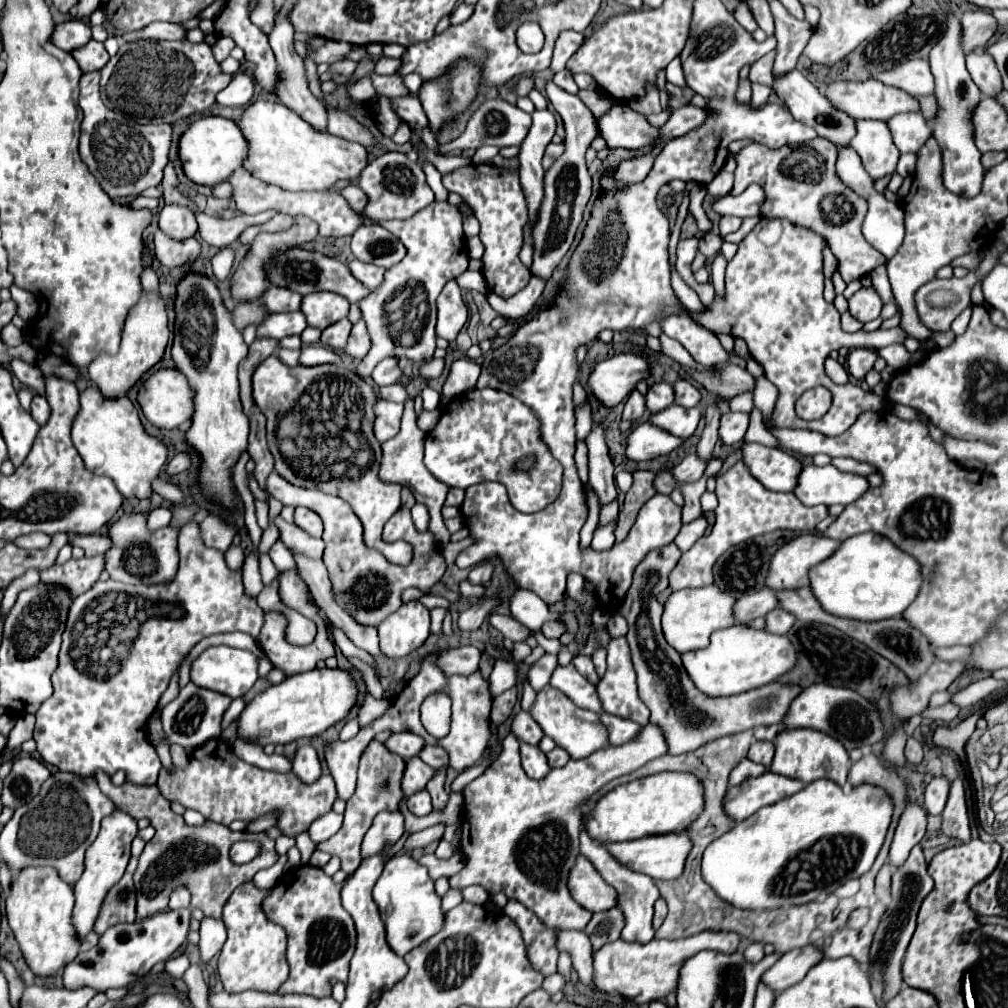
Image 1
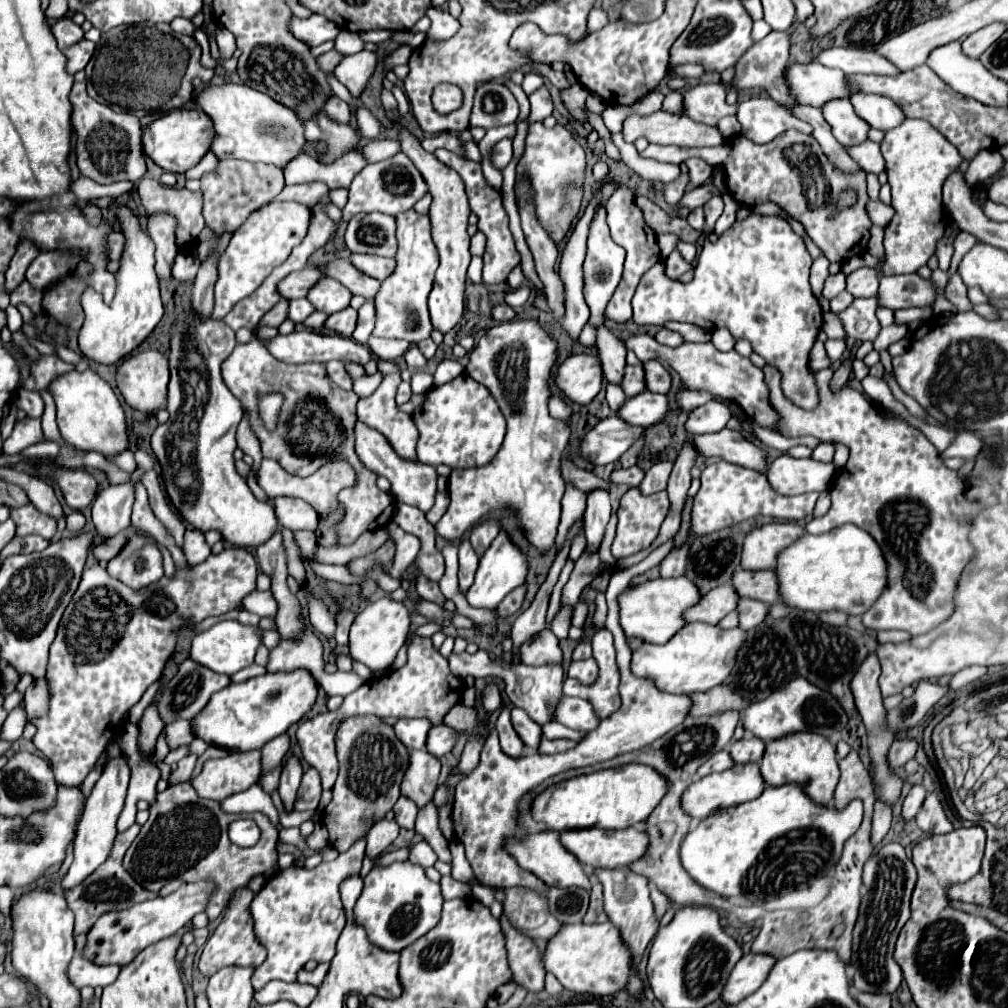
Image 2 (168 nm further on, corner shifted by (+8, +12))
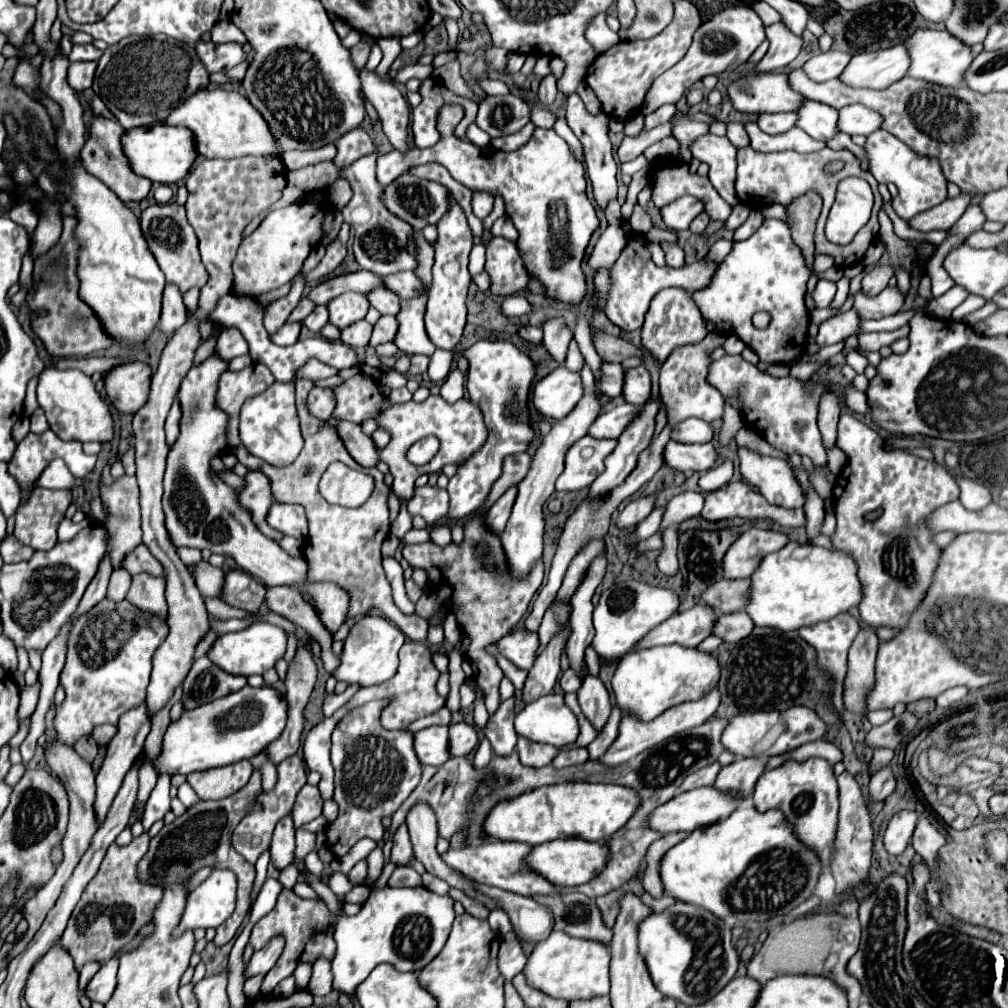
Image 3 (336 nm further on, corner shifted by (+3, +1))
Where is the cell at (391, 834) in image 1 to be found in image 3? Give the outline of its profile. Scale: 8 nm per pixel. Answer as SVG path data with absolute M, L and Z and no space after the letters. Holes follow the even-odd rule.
M281 890L275 908L265 914L251 932L251 940L249 944L253 946L254 951L261 950L273 936L283 934L285 936L285 950L281 954L281 958L277 960L275 968L271 972L267 972L263 986L261 986L261 994L269 996L273 992L273 988L287 976L293 974L293 970L303 964L303 962L313 962L319 956L325 958L333 958L335 954L335 940L333 940L333 932L335 932L335 916L331 916L331 912L327 910L323 900L305 900L299 898L293 890Z

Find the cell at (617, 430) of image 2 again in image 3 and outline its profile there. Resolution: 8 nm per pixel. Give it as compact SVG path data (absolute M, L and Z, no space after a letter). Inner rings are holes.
M583 436L571 444L565 456L565 468L555 480L555 490L571 492L589 488L591 482L603 472L603 460L613 452L615 444L615 440L595 440L591 436Z

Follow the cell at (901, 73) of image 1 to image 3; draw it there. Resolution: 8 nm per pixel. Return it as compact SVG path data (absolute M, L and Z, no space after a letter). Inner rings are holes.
M835 50L821 52L803 64L803 72L813 82L825 82L837 78L843 72L843 68L849 64L849 60L851 56L847 56L847 52L835 52Z

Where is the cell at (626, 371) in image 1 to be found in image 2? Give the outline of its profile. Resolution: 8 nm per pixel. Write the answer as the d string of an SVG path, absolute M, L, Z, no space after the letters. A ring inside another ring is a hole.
M578 353L570 355L558 367L558 387L566 395L566 399L588 405L602 389L602 365L598 365L598 355Z

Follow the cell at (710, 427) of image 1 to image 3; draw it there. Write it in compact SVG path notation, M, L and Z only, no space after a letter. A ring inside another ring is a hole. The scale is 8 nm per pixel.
M669 526L663 532L663 550L657 558L657 570L665 576L677 574L677 526Z

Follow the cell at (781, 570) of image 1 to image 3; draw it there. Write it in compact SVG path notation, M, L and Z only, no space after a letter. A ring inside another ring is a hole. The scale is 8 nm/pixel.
M745 530L723 556L723 578L749 578L765 554L783 548L787 542L789 538L775 530Z

